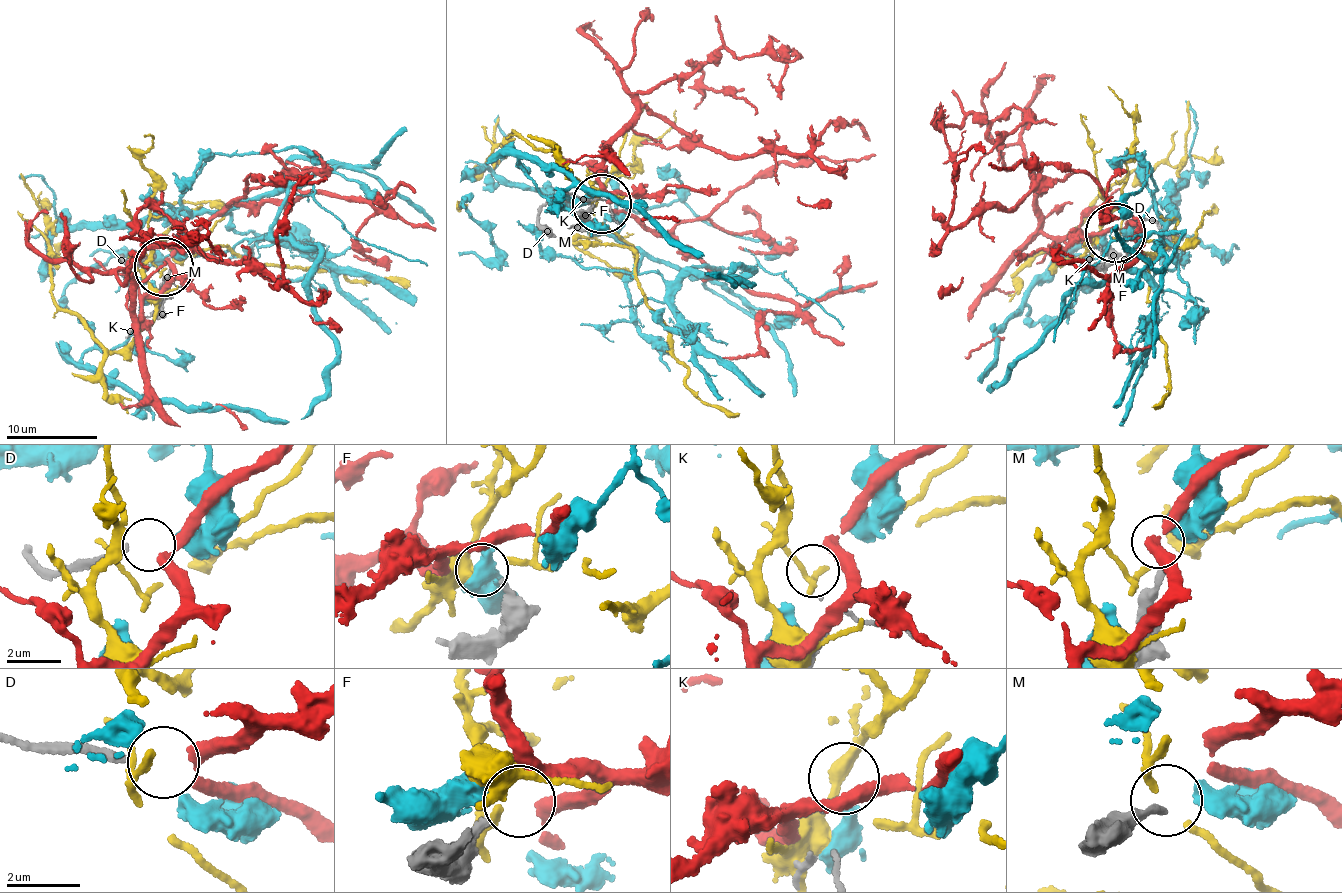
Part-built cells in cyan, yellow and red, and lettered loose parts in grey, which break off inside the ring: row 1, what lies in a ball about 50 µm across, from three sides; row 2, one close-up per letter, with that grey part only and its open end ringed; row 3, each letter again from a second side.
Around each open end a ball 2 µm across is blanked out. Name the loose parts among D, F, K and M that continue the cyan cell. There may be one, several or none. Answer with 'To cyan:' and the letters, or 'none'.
To cyan: M

